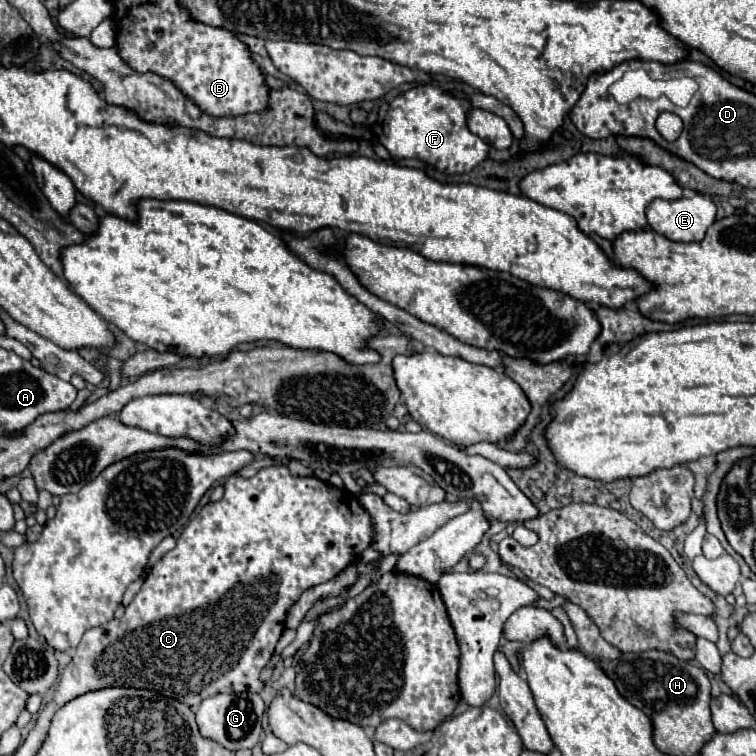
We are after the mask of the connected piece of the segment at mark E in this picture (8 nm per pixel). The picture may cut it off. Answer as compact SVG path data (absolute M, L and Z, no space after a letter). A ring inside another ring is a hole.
M694 195L692 199L656 199L646 209L648 225L670 241L702 241L714 223L716 205L710 197Z

